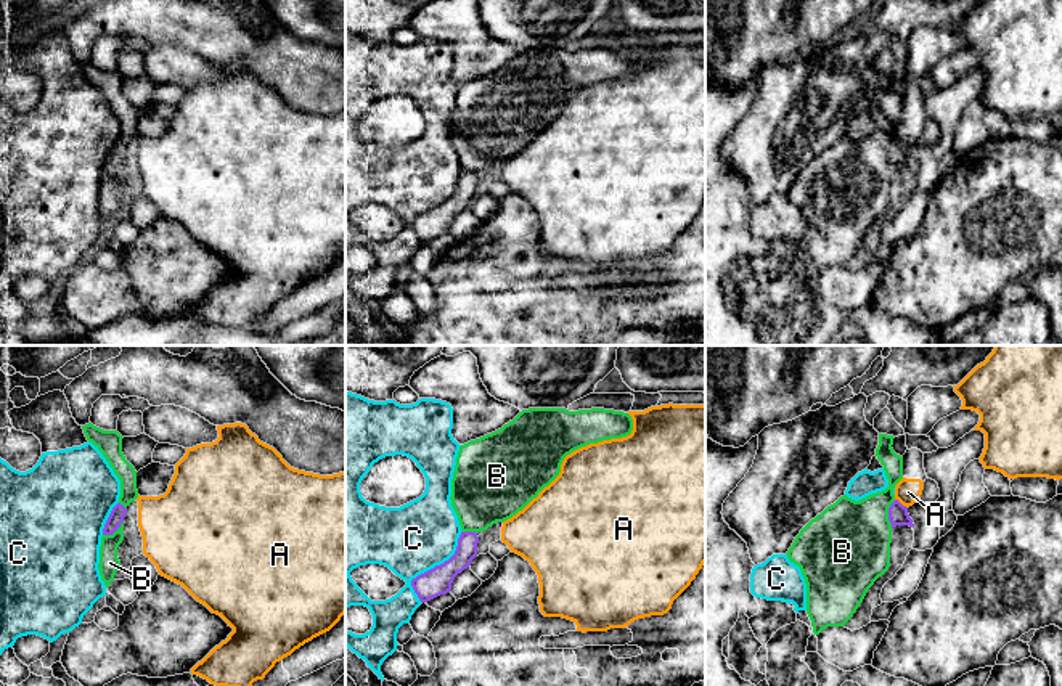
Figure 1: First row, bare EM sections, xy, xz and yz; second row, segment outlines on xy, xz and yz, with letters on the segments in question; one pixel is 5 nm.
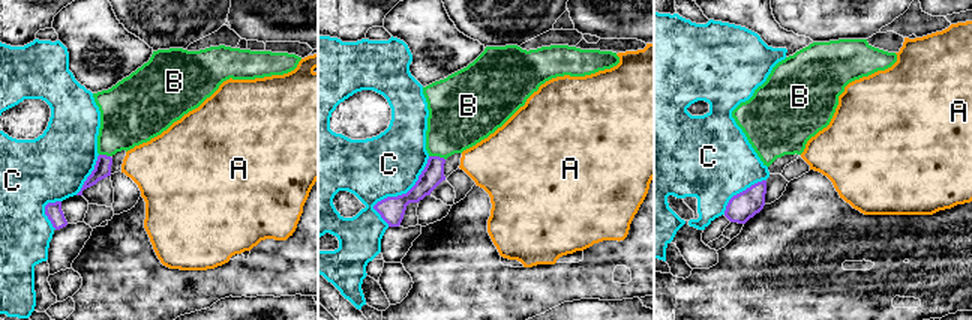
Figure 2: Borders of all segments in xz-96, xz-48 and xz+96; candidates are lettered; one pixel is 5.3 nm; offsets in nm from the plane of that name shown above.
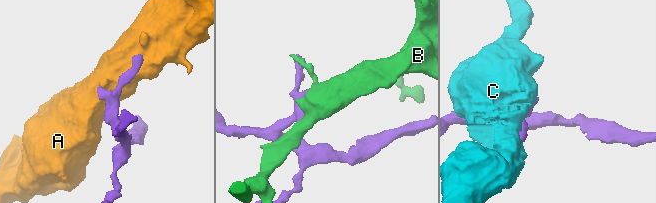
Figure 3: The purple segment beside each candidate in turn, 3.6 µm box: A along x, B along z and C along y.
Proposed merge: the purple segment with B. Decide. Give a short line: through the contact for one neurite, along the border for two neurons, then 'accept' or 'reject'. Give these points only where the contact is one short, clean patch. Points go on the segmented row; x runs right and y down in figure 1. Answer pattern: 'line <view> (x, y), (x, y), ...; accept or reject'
line yz (895, 500), (889, 508), (890, 527); reject

